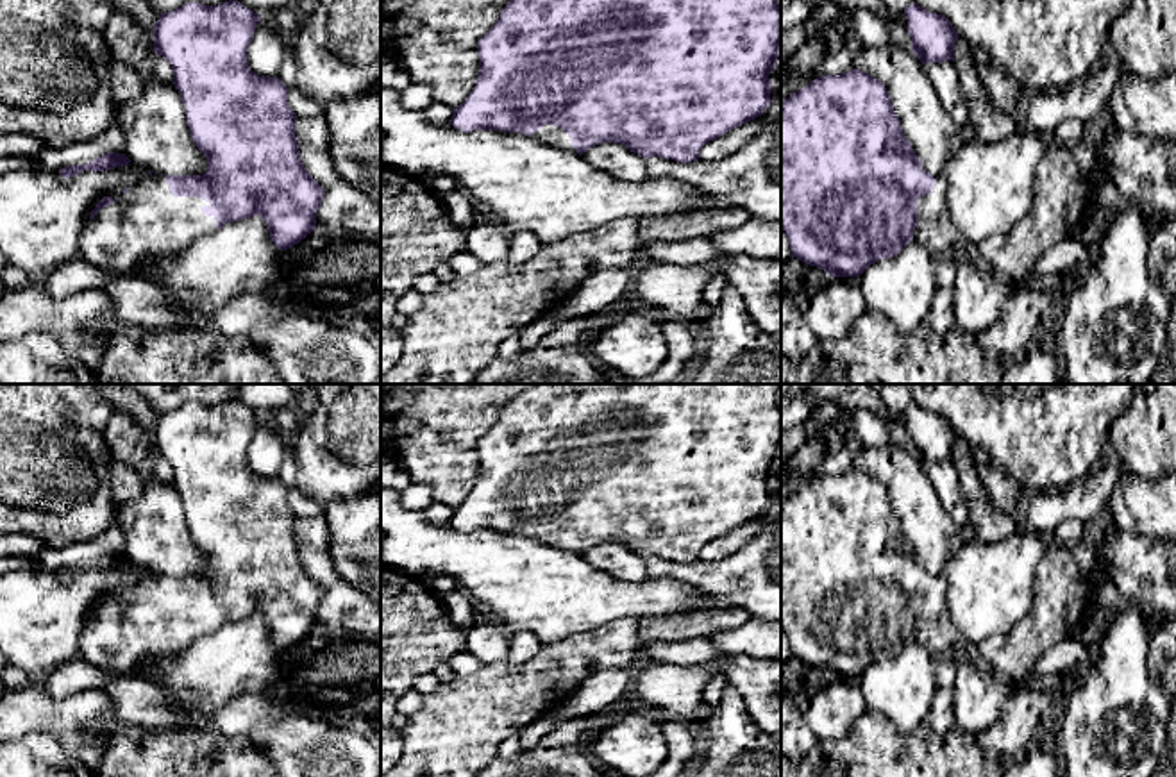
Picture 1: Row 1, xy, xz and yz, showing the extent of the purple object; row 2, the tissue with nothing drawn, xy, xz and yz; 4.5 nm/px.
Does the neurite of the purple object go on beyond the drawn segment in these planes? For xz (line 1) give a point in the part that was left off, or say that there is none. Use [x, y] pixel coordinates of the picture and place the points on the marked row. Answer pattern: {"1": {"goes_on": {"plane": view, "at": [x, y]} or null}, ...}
{"1": {"goes_on": {"plane": "xz", "at": [549, 134]}}}

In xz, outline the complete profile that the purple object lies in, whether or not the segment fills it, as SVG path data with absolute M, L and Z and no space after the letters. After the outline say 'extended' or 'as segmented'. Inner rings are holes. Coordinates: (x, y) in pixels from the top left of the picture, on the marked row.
M509 0L497 23L479 39L479 75L474 89L454 109L450 125L461 132L522 132L545 145L584 154L599 143L620 143L645 157L659 155L692 163L710 141L763 114L770 105L770 71L781 55L781 9L776 0Z; extended

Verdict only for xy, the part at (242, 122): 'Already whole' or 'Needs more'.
Needs more

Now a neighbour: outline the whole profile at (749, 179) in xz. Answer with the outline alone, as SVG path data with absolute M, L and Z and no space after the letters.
M781 118L720 161L679 163L652 155L645 157L645 166L652 179L688 184L727 207L781 223Z

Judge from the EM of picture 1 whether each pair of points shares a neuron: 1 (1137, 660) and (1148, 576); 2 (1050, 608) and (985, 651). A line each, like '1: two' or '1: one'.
1: two
2: one

